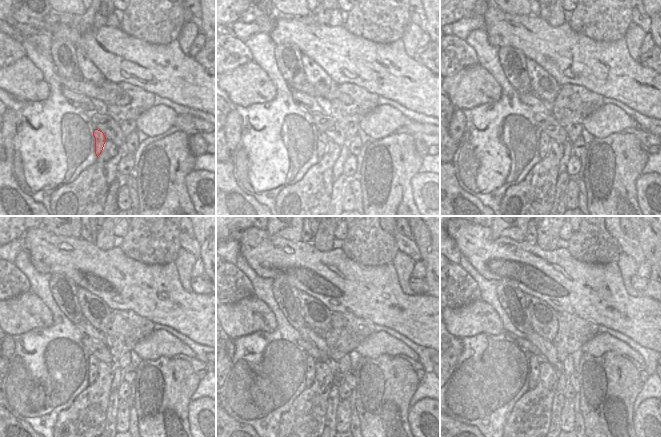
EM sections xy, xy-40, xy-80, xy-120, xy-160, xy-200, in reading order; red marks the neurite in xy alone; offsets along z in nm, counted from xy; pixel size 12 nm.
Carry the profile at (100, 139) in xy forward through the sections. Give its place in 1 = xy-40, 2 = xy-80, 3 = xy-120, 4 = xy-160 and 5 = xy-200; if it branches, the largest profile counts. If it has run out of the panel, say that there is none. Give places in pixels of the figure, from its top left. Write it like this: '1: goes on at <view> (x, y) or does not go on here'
1: goes on at xy-40 (322, 140)
2: goes on at xy-80 (544, 141)
3: goes on at xy-120 (93, 363)
4: goes on at xy-160 (311, 371)
5: goes on at xy-200 (534, 361)

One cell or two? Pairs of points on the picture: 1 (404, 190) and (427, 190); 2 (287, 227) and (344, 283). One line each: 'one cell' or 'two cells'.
1: two cells
2: two cells

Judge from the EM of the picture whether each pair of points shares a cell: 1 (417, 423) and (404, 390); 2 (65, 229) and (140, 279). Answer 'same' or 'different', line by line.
1: different
2: different

